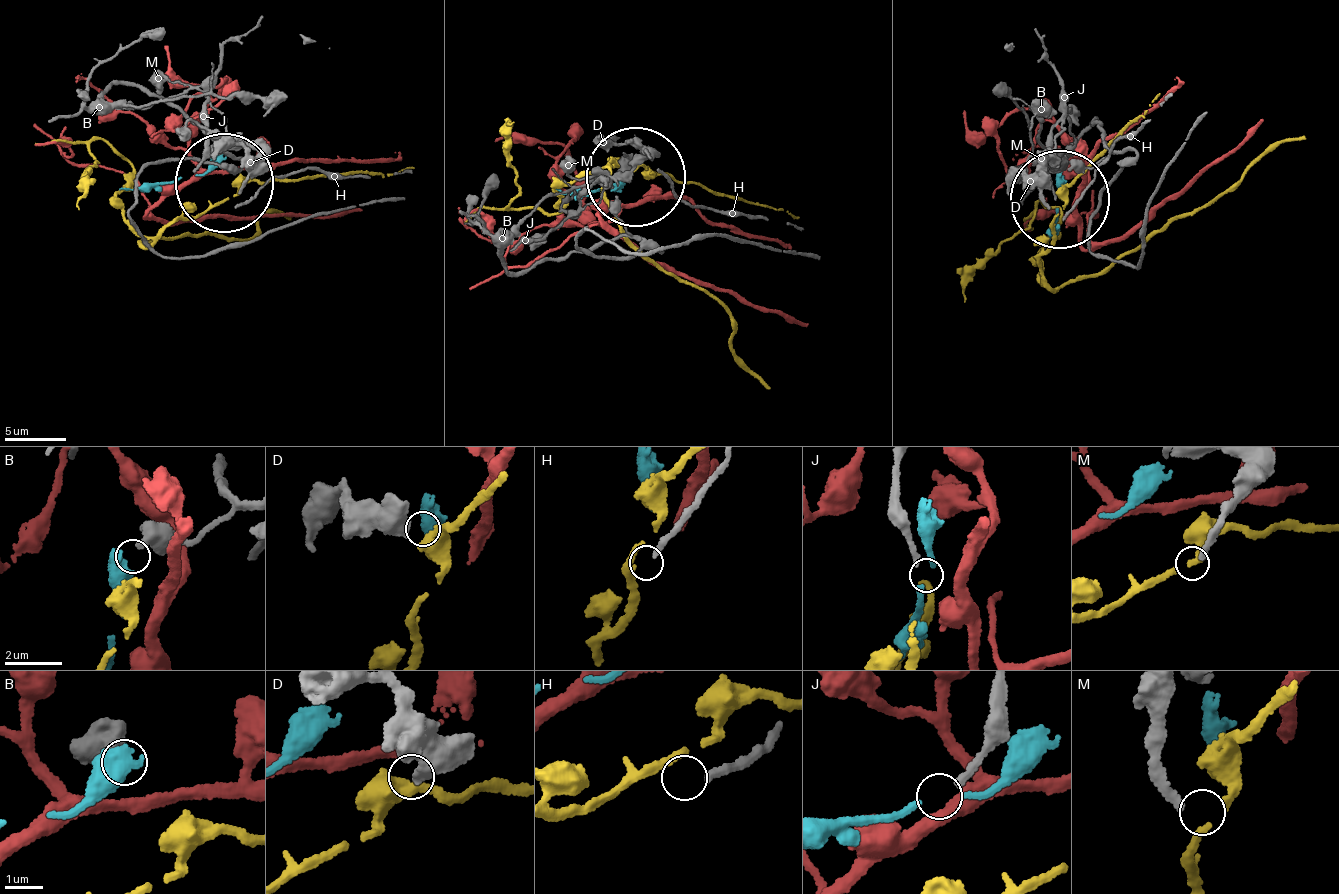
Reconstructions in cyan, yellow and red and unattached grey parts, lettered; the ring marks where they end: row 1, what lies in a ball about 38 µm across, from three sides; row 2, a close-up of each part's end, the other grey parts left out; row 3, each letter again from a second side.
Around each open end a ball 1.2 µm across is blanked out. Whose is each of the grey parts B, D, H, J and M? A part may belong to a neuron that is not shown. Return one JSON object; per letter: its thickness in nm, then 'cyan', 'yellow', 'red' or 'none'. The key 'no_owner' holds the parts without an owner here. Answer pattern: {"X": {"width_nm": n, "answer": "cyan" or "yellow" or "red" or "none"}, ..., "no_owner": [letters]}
{"B": {"width_nm": 550, "answer": "cyan"}, "D": {"width_nm": 480, "answer": "none"}, "H": {"width_nm": 190, "answer": "none"}, "J": {"width_nm": 200, "answer": "none"}, "M": {"width_nm": 200, "answer": "yellow"}, "no_owner": ["D", "H", "J"]}

